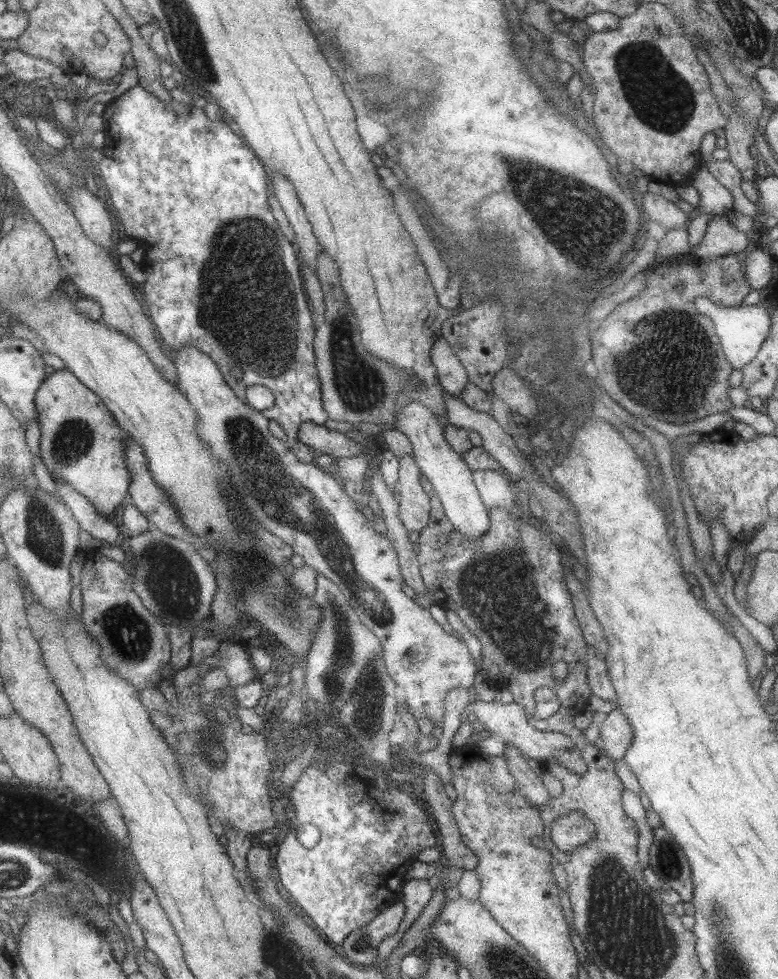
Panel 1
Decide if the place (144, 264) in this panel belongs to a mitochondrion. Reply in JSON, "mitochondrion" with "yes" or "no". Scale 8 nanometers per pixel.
{"mitochondrion":"no"}

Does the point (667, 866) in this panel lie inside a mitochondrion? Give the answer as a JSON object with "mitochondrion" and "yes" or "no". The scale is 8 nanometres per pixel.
{"mitochondrion":"yes"}

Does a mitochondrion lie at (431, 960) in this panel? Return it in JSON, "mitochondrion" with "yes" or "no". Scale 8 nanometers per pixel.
{"mitochondrion":"no"}

